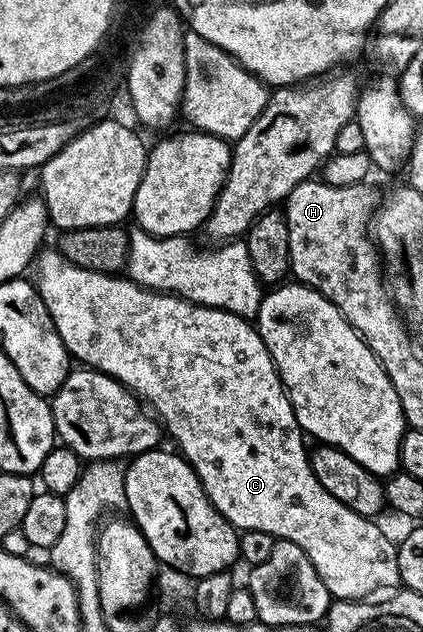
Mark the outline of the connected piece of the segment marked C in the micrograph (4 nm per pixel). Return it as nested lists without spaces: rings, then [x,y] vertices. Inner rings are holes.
[[[46,247],[39,252],[36,258],[36,270],[38,269],[38,281],[36,280],[36,288],[38,290],[39,295],[44,299],[44,307],[48,307],[48,315],[52,315],[52,323],[56,327],[56,331],[60,335],[60,339],[64,343],[64,347],[66,348],[66,352],[70,354],[71,358],[75,362],[81,363],[83,366],[97,369],[100,373],[107,373],[110,377],[115,377],[119,383],[124,386],[124,388],[131,390],[135,397],[141,399],[149,408],[152,410],[153,416],[160,419],[161,424],[164,426],[165,432],[168,434],[168,437],[171,437],[172,440],[175,441],[177,452],[181,453],[183,457],[185,457],[186,461],[192,468],[196,471],[196,475],[200,479],[200,483],[204,487],[204,491],[208,495],[208,499],[213,505],[216,507],[216,511],[220,511],[220,515],[224,515],[226,517],[226,522],[229,525],[233,525],[235,529],[239,531],[245,531],[251,529],[252,531],[264,531],[265,533],[270,533],[274,538],[281,539],[283,541],[291,541],[292,543],[296,543],[301,547],[305,553],[308,555],[308,559],[312,563],[312,567],[316,567],[316,571],[320,575],[320,579],[324,583],[324,587],[328,587],[328,591],[330,592],[331,598],[337,599],[339,601],[352,601],[355,603],[361,602],[361,597],[366,597],[369,593],[374,593],[377,589],[390,589],[386,591],[394,591],[402,585],[402,576],[400,575],[400,567],[398,566],[398,545],[395,542],[390,542],[390,537],[388,534],[385,533],[384,530],[381,529],[380,526],[377,524],[379,523],[377,520],[371,519],[369,517],[365,517],[364,515],[360,515],[356,511],[352,511],[348,508],[344,503],[340,503],[340,499],[336,499],[332,495],[328,495],[328,491],[321,485],[320,482],[316,479],[316,475],[312,471],[312,467],[310,466],[310,453],[308,452],[308,448],[306,449],[306,445],[302,440],[304,440],[304,434],[302,428],[298,426],[298,420],[296,419],[296,415],[294,414],[294,408],[290,405],[290,397],[286,393],[286,388],[283,387],[282,381],[278,378],[278,369],[274,366],[274,360],[270,357],[270,352],[268,351],[268,347],[262,342],[262,337],[258,333],[257,328],[247,318],[238,317],[235,313],[228,312],[227,309],[213,309],[212,307],[208,307],[207,305],[193,305],[191,301],[186,301],[182,297],[176,297],[173,293],[163,293],[161,291],[155,291],[152,289],[146,289],[142,285],[137,285],[135,281],[131,281],[127,279],[125,276],[122,275],[111,275],[109,273],[97,273],[96,271],[84,271],[80,267],[76,267],[72,263],[68,263],[68,259],[64,259],[64,255],[59,253],[57,248],[54,247]]]

